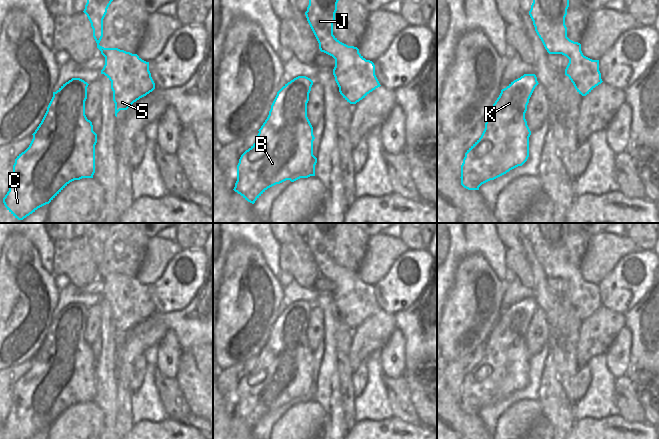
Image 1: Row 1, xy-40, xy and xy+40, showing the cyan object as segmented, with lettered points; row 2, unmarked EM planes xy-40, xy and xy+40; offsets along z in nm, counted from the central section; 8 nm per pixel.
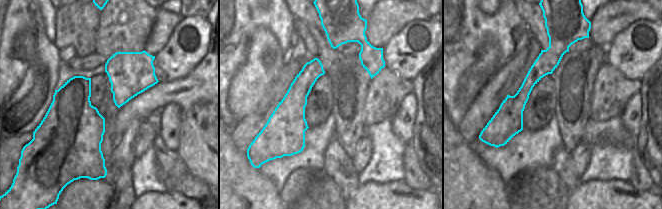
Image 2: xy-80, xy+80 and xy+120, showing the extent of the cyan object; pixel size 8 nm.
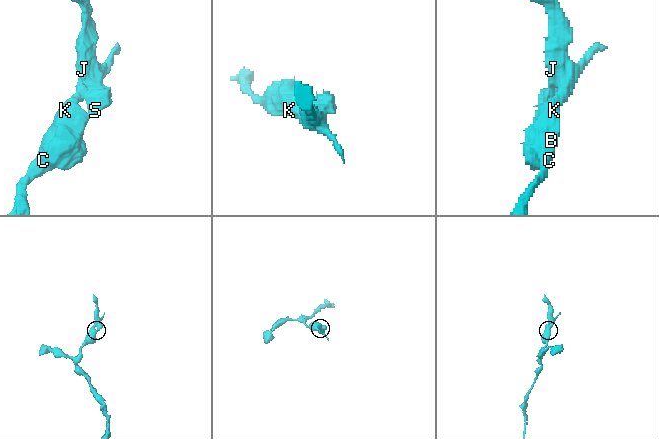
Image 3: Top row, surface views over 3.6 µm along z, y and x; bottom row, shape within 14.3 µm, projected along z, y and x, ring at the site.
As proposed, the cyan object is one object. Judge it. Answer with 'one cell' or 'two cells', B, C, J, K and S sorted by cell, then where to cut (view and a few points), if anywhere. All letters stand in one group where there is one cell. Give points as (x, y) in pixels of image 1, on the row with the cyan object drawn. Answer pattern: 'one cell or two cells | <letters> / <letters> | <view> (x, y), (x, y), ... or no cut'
one cell | B C J K S | no cut

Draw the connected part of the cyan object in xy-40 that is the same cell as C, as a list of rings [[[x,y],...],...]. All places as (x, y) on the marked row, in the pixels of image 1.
[[[72,78],[53,92],[45,115],[32,134],[29,147],[15,159],[11,185],[3,203],[18,220],[49,204],[70,182],[93,178],[97,134],[85,115],[88,85],[80,78]]]

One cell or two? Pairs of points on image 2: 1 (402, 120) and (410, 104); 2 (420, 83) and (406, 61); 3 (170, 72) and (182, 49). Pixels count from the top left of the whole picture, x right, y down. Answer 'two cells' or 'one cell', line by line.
1: one cell
2: two cells
3: one cell

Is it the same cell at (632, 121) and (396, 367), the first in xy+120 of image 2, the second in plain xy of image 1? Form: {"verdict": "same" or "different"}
{"verdict": "same"}

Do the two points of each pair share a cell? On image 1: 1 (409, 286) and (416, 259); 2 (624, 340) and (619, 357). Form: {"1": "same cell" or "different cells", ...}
{"1": "same cell", "2": "same cell"}

